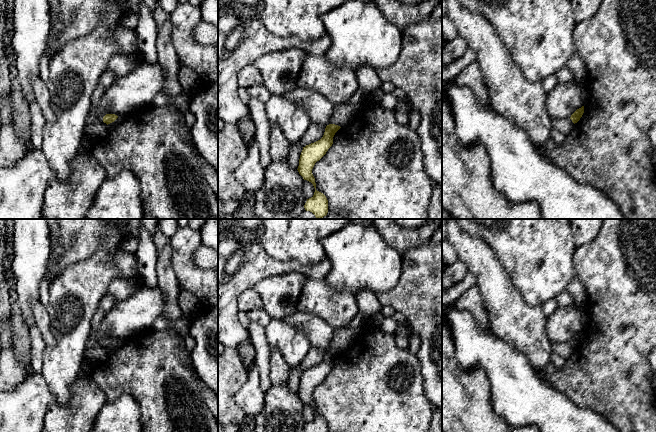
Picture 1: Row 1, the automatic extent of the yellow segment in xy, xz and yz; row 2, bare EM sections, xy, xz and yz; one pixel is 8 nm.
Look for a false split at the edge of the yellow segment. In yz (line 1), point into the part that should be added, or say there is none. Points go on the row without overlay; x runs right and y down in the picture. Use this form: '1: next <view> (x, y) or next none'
1: next none

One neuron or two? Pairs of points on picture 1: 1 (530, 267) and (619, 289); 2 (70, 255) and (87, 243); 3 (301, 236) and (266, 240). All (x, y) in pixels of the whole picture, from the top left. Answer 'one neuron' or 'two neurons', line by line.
1: two neurons
2: one neuron
3: one neuron

